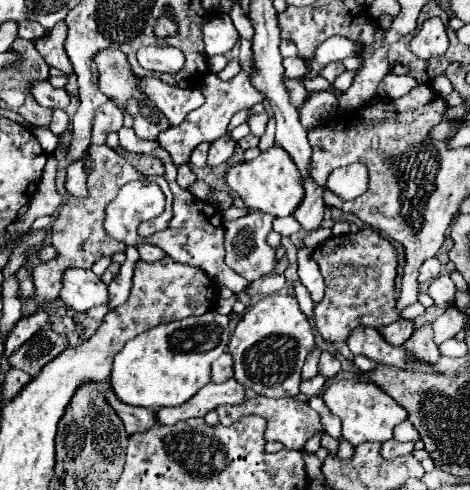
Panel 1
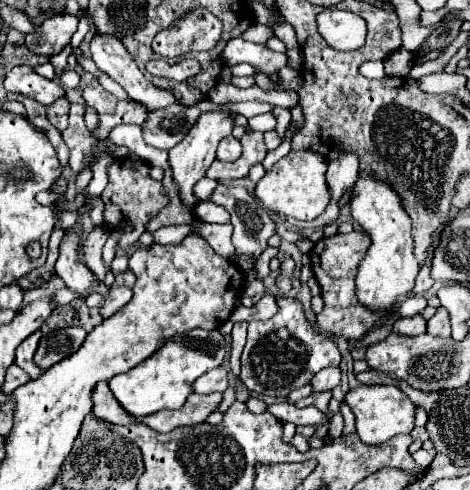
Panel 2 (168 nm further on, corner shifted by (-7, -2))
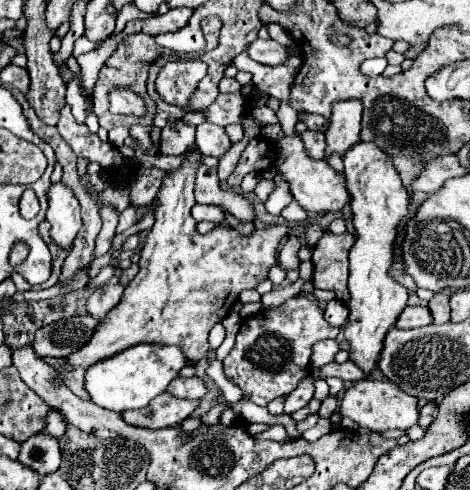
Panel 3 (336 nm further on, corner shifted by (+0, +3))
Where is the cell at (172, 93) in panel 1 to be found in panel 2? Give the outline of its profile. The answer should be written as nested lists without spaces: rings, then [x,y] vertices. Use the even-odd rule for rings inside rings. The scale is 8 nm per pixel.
[[[97,34],[97,36],[91,40],[91,54],[93,54],[93,62],[99,66],[99,70],[107,72],[115,82],[119,82],[119,84],[125,88],[125,92],[127,92],[133,100],[145,104],[149,110],[167,108],[167,106],[179,102],[177,96],[175,96],[175,92],[173,92],[171,88],[157,88],[153,82],[149,82],[149,80],[143,76],[143,72],[141,72],[141,70],[137,68],[137,64],[133,62],[131,54],[125,50],[125,46],[121,44],[121,40],[117,40],[115,36],[111,36],[111,34]]]

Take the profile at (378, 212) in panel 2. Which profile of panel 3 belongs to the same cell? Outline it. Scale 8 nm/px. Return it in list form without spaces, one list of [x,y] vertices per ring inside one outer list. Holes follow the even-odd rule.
[[[358,141],[344,153],[344,173],[348,181],[348,191],[352,193],[350,209],[352,223],[356,229],[356,243],[350,249],[350,279],[348,291],[350,299],[346,303],[350,315],[344,327],[344,337],[350,343],[350,361],[354,361],[366,375],[378,369],[380,349],[384,349],[384,337],[390,327],[394,327],[396,317],[406,307],[408,291],[398,285],[390,275],[392,247],[396,239],[396,225],[408,213],[408,193],[392,165],[392,159],[368,141]]]

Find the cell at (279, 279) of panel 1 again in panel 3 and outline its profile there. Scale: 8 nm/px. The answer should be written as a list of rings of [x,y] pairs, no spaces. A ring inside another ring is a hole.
[[[292,235],[292,237],[286,241],[286,245],[282,247],[282,251],[280,251],[280,255],[278,255],[280,265],[282,265],[284,269],[298,269],[300,261],[298,261],[296,253],[298,253],[300,247],[302,247],[300,237],[294,237],[294,235]]]

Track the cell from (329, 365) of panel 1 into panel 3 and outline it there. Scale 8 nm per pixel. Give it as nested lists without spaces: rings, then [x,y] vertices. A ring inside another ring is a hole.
[[[310,375],[310,377],[306,377],[304,381],[300,381],[300,385],[298,385],[292,393],[286,395],[286,399],[284,399],[284,413],[294,413],[294,411],[298,411],[300,407],[308,405],[308,401],[310,401],[312,395],[314,395],[312,383],[314,383],[314,377]]]

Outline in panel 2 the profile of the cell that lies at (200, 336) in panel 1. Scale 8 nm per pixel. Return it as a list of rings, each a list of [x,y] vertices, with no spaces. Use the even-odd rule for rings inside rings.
[[[195,328],[187,334],[167,338],[165,344],[153,356],[143,360],[139,366],[131,368],[129,372],[113,376],[109,380],[109,388],[119,400],[119,404],[137,418],[155,414],[165,408],[177,410],[183,406],[183,402],[187,402],[187,396],[191,396],[193,382],[207,370],[221,366],[225,354],[227,354],[227,342],[225,336],[219,332],[219,328],[215,330]]]

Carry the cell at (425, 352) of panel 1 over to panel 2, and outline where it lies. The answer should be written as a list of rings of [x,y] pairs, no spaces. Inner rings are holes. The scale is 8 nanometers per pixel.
[[[441,306],[437,308],[437,314],[427,322],[427,334],[437,336],[437,338],[451,338],[451,324],[449,324],[449,314]]]

